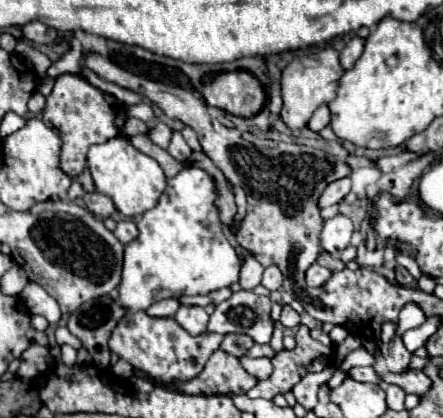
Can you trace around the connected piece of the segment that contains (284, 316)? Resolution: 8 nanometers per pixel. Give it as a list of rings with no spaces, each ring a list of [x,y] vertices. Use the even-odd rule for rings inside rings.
[[[285,305],[283,311],[281,311],[281,323],[285,327],[297,327],[301,323],[301,317],[299,317],[297,311],[293,311],[289,305]]]

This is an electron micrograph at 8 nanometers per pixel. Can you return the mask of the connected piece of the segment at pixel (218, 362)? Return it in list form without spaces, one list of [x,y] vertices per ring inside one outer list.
[[[217,349],[201,375],[197,375],[193,381],[179,383],[177,389],[189,395],[213,395],[213,393],[223,393],[223,395],[241,395],[247,393],[257,379],[249,375],[237,357]]]

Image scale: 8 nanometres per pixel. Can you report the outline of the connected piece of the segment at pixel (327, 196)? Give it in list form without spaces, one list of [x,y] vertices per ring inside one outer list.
[[[343,177],[343,179],[337,179],[333,183],[329,183],[321,195],[321,209],[327,207],[327,205],[335,205],[339,203],[341,199],[345,199],[345,195],[351,191],[351,179],[349,177]]]

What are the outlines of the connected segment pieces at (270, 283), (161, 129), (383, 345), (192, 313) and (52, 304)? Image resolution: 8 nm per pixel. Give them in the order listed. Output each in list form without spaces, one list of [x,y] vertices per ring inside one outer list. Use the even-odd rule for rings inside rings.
[[[267,267],[267,269],[263,271],[263,281],[261,281],[261,285],[267,287],[269,291],[279,289],[281,283],[283,283],[283,277],[281,277],[281,271],[279,271],[277,267]]]
[[[159,122],[150,131],[147,131],[147,137],[149,137],[155,145],[159,145],[161,149],[167,149],[167,145],[169,145],[169,141],[171,141],[171,129],[169,129],[166,124]]]
[[[383,325],[383,333],[377,339],[377,345],[385,357],[387,369],[391,373],[405,373],[409,369],[411,353],[405,349],[405,345],[401,345],[401,337],[395,335],[395,327],[397,325]]]
[[[181,305],[179,311],[175,313],[177,323],[191,335],[199,335],[207,329],[207,321],[209,315],[205,313],[203,307],[195,307],[195,305]]]
[[[27,283],[25,289],[21,291],[19,299],[23,301],[23,305],[27,307],[29,313],[43,315],[47,321],[59,321],[61,319],[61,311],[59,311],[57,301],[53,297],[49,297],[47,291],[37,283]]]

